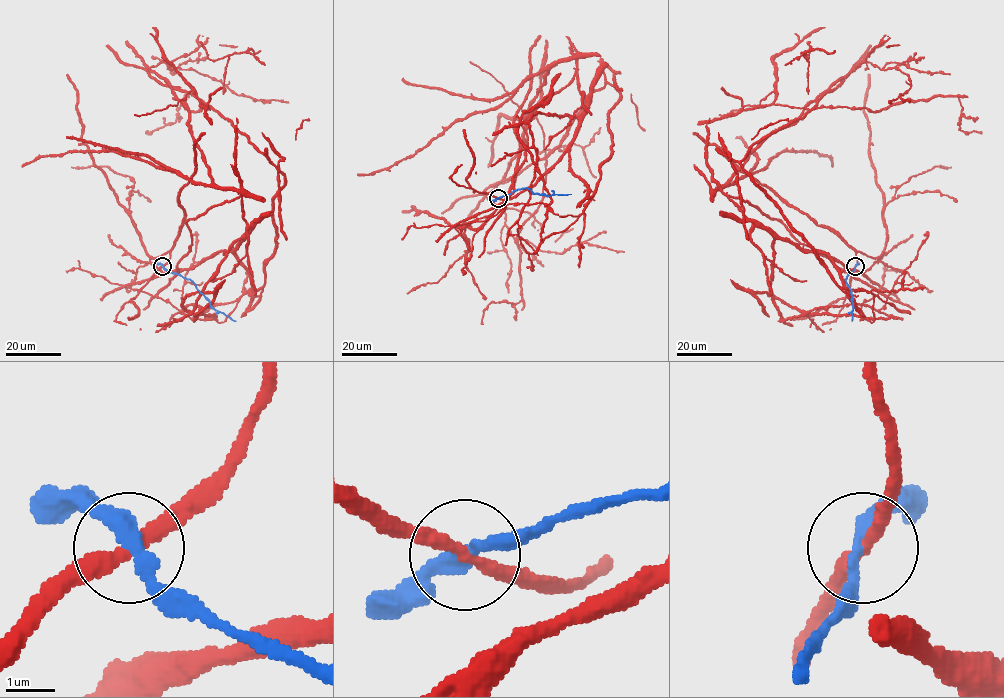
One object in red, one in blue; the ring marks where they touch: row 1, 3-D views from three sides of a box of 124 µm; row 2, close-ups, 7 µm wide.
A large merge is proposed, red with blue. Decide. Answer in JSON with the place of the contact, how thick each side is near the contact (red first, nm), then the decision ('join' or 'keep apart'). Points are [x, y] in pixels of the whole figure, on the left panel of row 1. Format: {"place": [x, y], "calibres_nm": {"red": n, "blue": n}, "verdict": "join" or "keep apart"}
{"place": [162, 266], "calibres_nm": {"red": 280, "blue": 280}, "verdict": "keep apart"}

